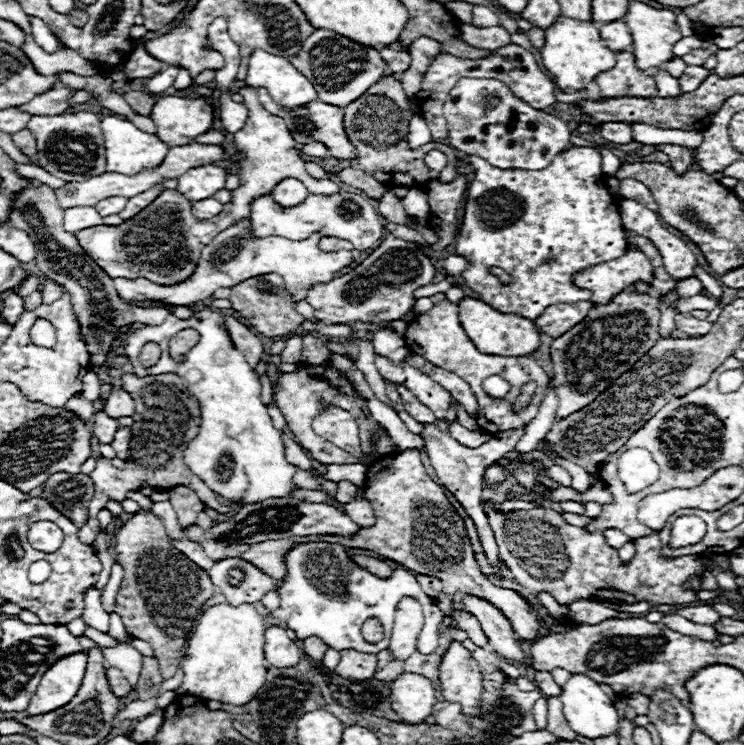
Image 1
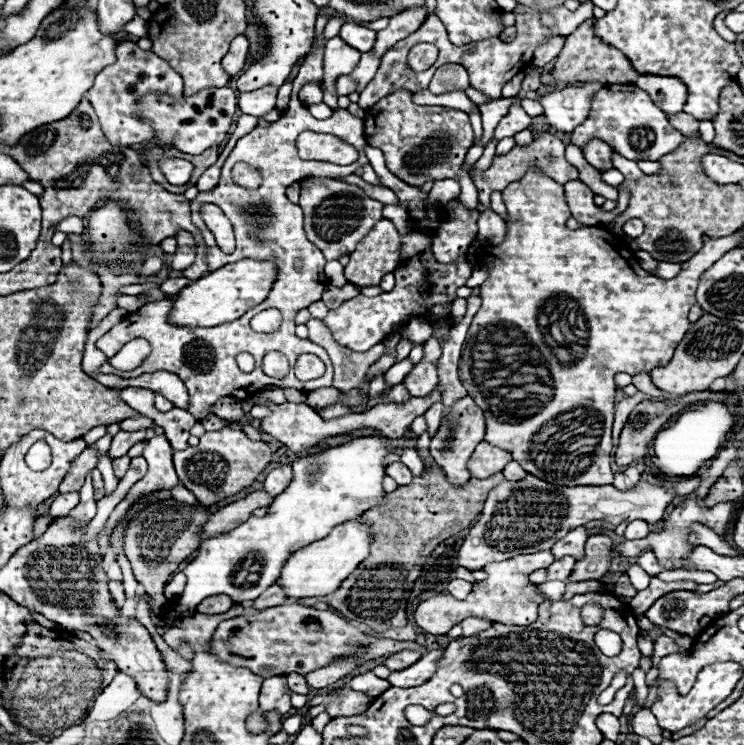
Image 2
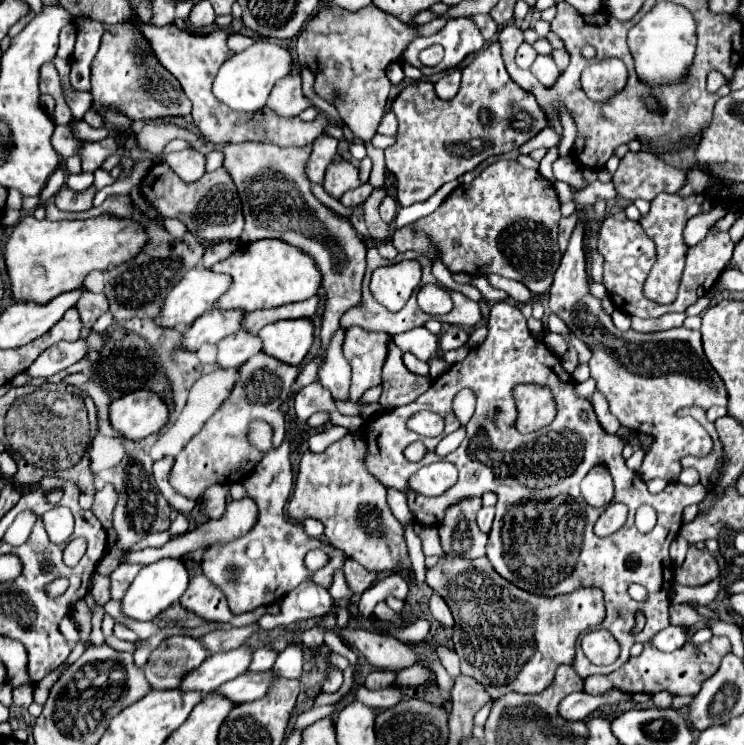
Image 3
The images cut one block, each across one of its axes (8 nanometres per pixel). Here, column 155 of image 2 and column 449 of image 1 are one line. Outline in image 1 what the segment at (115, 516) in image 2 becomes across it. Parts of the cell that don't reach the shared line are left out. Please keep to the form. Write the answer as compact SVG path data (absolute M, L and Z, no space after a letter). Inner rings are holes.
M424 424L424 426L426 426L426 430L420 436L424 438L426 454L430 458L432 468L436 470L436 478L446 486L448 492L452 492L452 496L462 504L466 514L472 518L486 560L494 568L494 574L502 576L504 570L502 570L502 560L498 556L498 546L496 546L496 540L494 540L494 532L492 532L492 528L488 524L488 516L486 516L486 512L482 508L482 490L484 490L484 482L482 480L484 480L484 470L516 446L516 442L524 436L524 428L518 428L518 430L512 430L512 432L500 432L500 436L492 436L490 442L486 442L486 444L478 446L478 448L468 448L468 446L458 444L448 434L444 434L440 428L430 426L430 424Z

